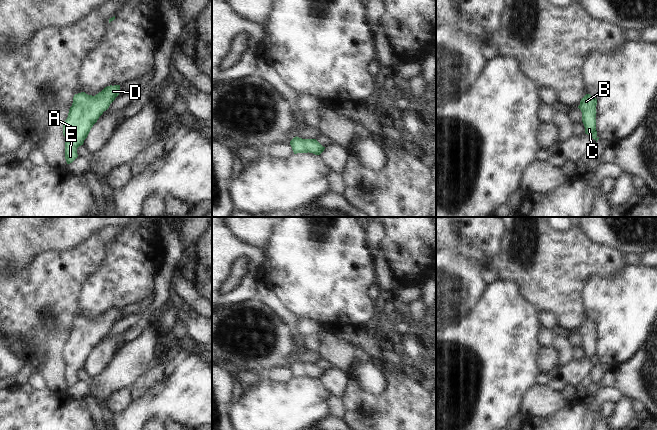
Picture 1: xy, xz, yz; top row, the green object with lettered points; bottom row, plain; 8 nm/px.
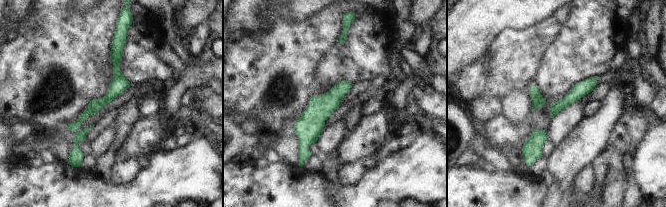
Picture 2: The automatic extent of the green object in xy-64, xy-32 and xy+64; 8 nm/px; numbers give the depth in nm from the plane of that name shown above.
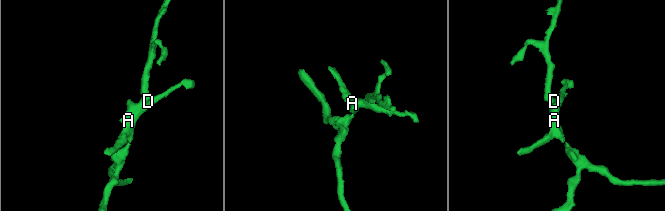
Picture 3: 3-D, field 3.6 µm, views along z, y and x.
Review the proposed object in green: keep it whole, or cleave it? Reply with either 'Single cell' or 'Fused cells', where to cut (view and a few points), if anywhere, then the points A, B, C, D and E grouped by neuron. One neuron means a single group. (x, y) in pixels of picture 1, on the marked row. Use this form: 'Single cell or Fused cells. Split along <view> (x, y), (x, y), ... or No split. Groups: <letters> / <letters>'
Single cell. No split. Groups: A B C D E.

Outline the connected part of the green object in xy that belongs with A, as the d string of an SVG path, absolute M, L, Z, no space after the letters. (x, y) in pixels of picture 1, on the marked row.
M120 85L105 87L95 96L85 92L75 94L68 117L63 124L65 159L67 164L77 157L77 148L83 145L91 128L120 93Z

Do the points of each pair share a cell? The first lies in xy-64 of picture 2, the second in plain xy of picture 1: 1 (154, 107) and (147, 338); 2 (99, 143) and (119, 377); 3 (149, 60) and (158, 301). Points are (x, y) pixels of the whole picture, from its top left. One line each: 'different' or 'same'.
1: different
2: different
3: different

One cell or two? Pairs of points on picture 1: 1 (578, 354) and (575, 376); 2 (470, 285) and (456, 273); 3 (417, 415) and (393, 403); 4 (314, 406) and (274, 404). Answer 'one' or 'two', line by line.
1: two
2: one
3: one
4: one

